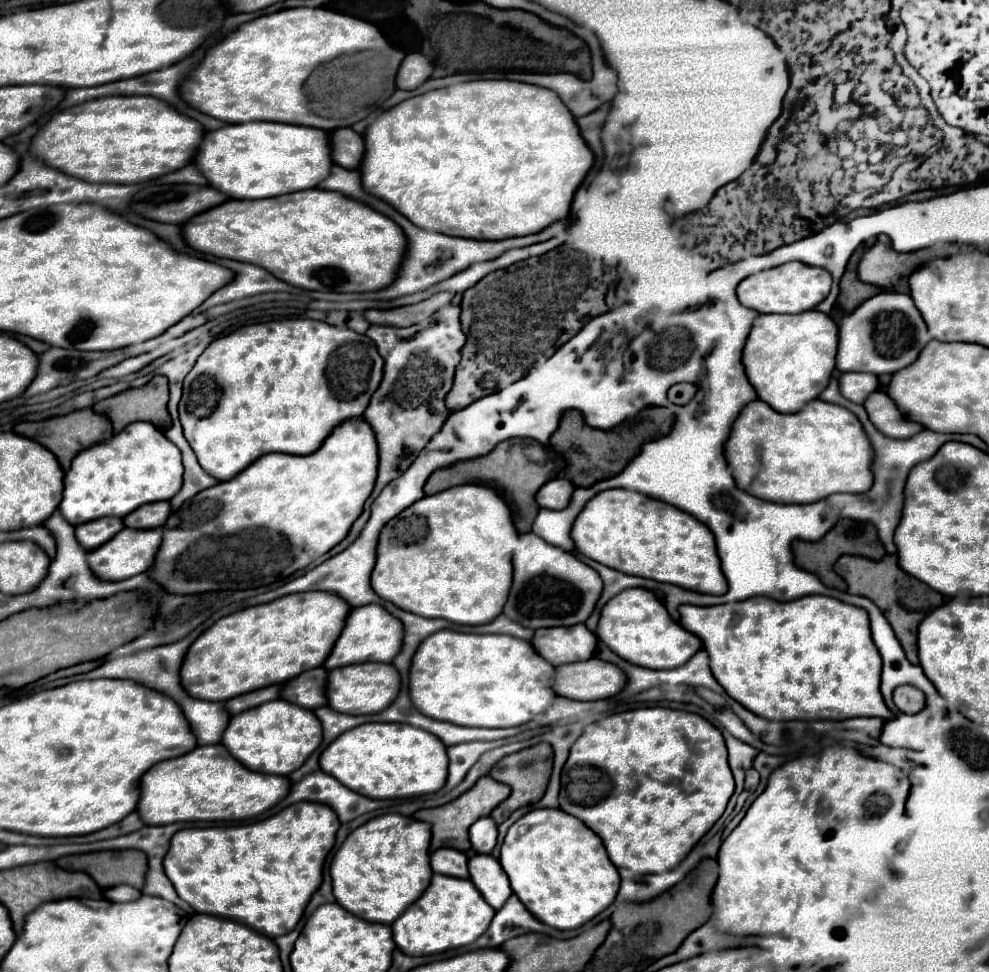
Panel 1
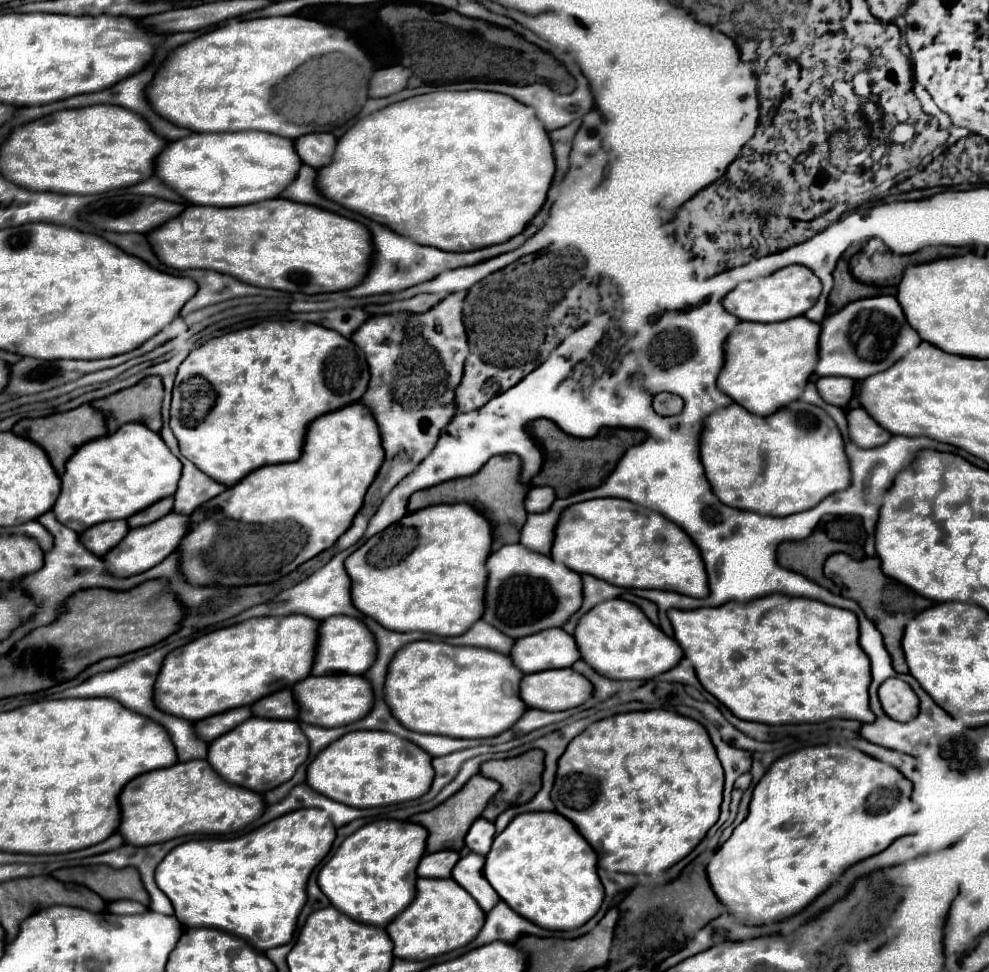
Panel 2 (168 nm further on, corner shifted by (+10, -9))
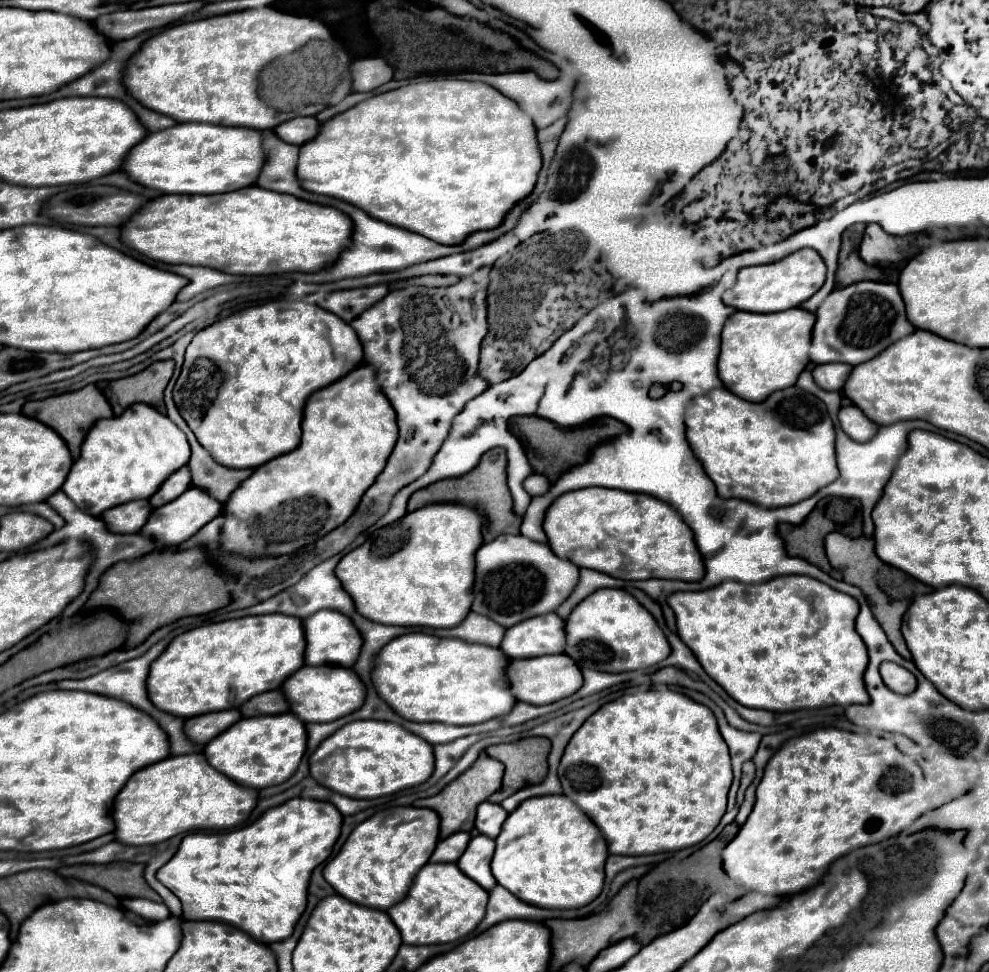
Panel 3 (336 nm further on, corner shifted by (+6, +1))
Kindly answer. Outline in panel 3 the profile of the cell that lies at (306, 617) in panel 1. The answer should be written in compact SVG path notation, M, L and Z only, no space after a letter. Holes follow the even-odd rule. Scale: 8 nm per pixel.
M247 616L237 620L225 620L215 624L203 624L199 628L187 630L173 638L165 652L151 664L147 678L147 690L151 702L173 716L189 718L207 712L219 712L229 708L241 708L245 700L267 690L275 690L289 678L297 668L305 664L305 632L303 620L297 616Z

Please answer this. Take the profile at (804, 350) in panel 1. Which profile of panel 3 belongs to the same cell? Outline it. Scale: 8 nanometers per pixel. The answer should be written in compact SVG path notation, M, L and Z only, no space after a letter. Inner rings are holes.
M789 308L771 314L735 312L721 334L719 378L727 390L749 402L761 402L771 392L789 388L809 364L809 344L815 314L803 308Z

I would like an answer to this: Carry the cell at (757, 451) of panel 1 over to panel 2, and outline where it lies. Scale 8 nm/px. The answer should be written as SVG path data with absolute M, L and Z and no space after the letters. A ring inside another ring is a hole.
M793 400L765 418L749 414L743 406L731 404L715 410L715 414L703 420L699 456L711 490L723 504L767 516L789 516L811 510L825 496L849 486L849 462L845 462L845 450L841 450L841 446L843 438L833 418L829 418L825 410L803 400Z

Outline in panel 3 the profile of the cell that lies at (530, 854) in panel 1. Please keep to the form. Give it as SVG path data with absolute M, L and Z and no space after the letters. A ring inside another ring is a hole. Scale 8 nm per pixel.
M565 794L529 798L521 802L517 810L507 816L501 834L495 838L495 844L497 848L491 860L491 872L495 880L509 892L513 892L519 900L537 904L539 908L569 910L593 902L603 890L603 866L609 856L605 838L599 828L585 816L585 812L577 808Z

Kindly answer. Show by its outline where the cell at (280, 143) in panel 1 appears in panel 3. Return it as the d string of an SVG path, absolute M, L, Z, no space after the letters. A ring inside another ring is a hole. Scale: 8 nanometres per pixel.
M175 124L173 128L153 132L129 152L123 170L139 184L161 190L163 194L221 194L253 186L265 166L265 138L255 128L225 128L217 124Z

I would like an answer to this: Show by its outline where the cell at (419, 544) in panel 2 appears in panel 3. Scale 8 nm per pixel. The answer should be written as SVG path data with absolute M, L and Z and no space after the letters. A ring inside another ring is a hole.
M429 504L377 530L367 542L341 558L335 574L351 594L357 612L373 622L453 628L465 620L473 604L473 556L483 544L481 526L483 518L465 504Z

